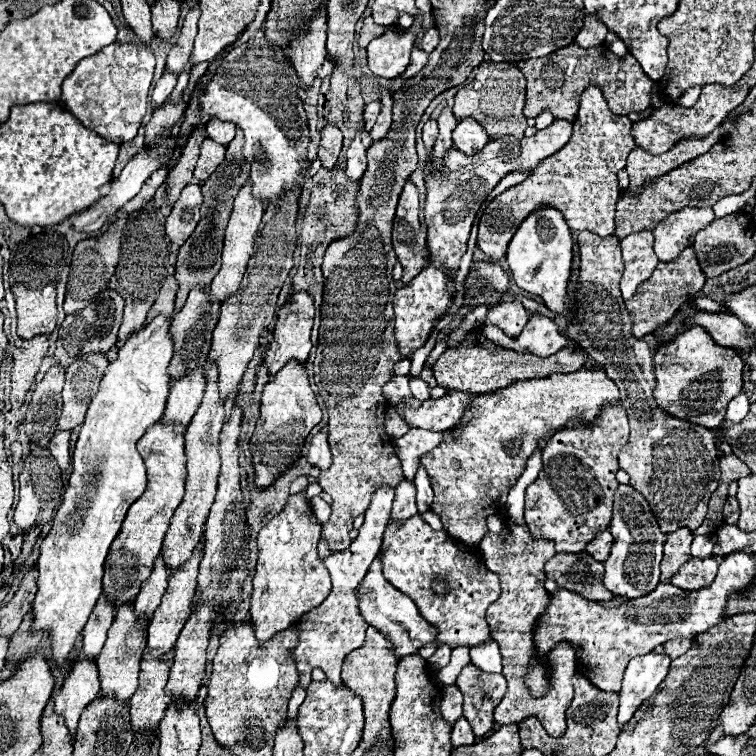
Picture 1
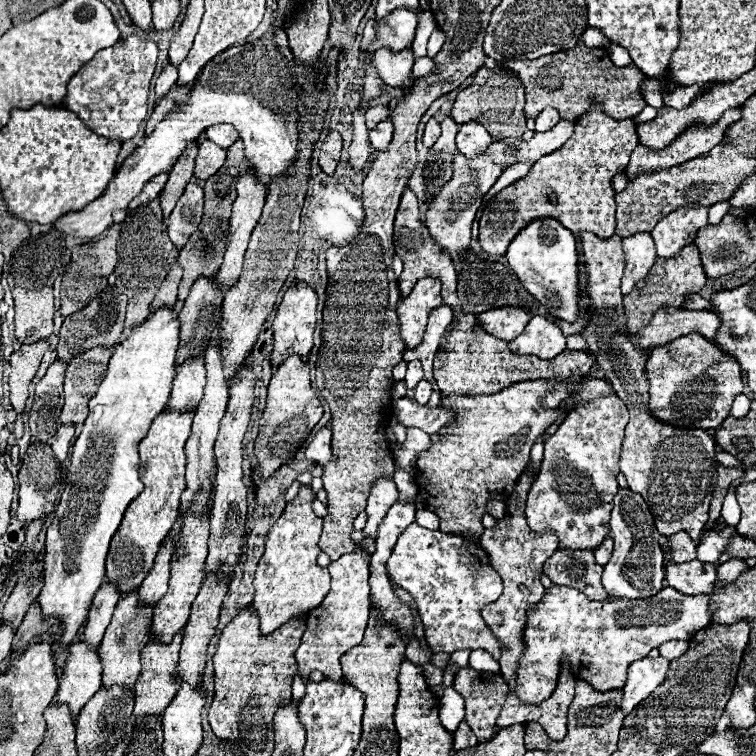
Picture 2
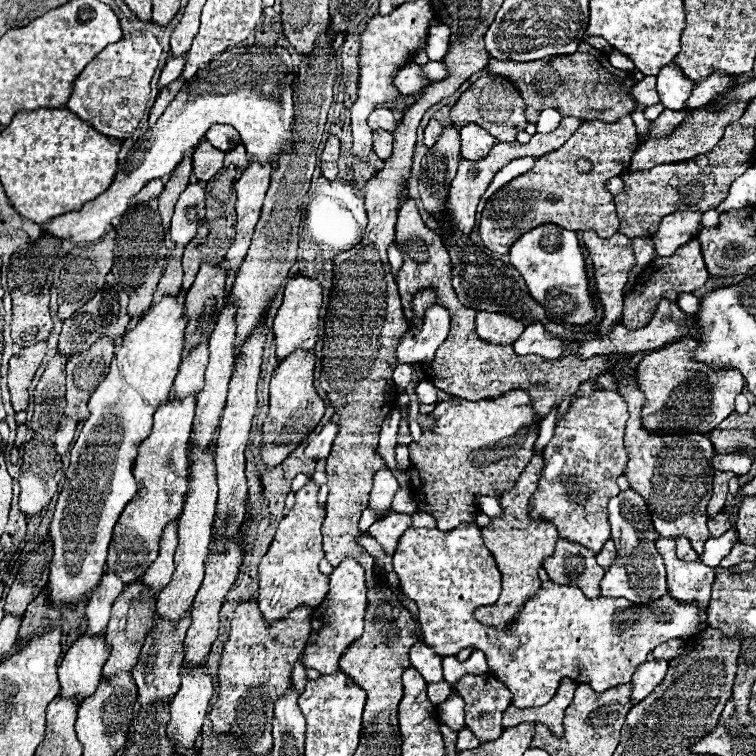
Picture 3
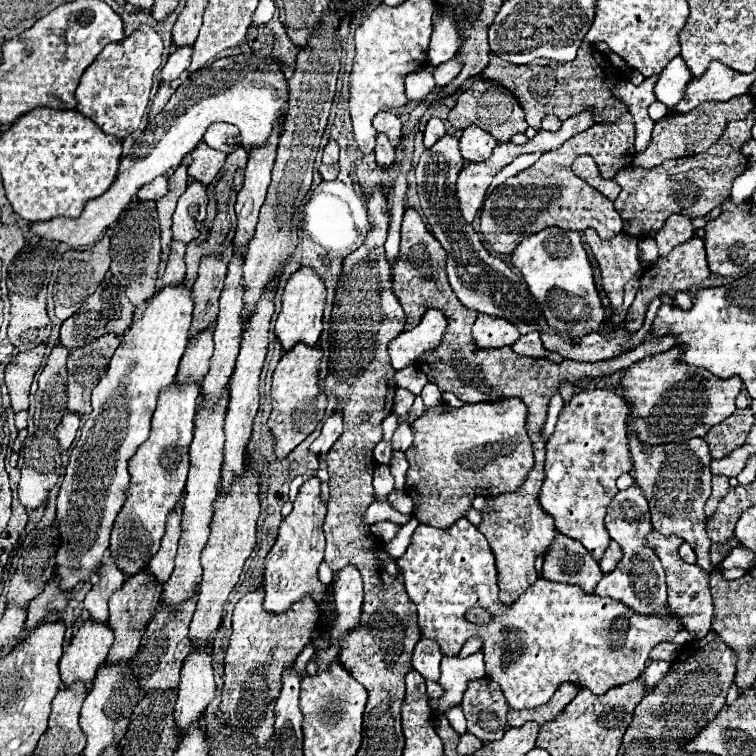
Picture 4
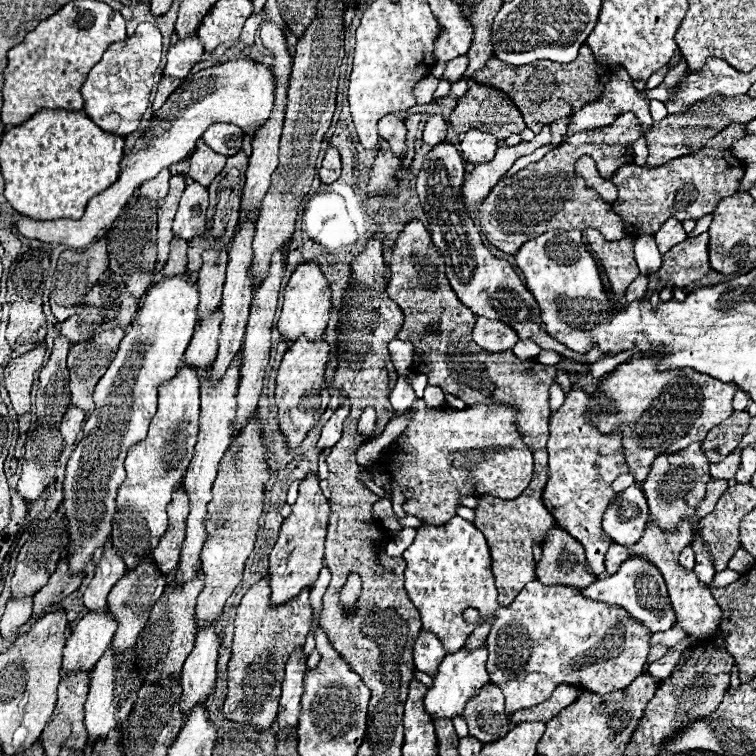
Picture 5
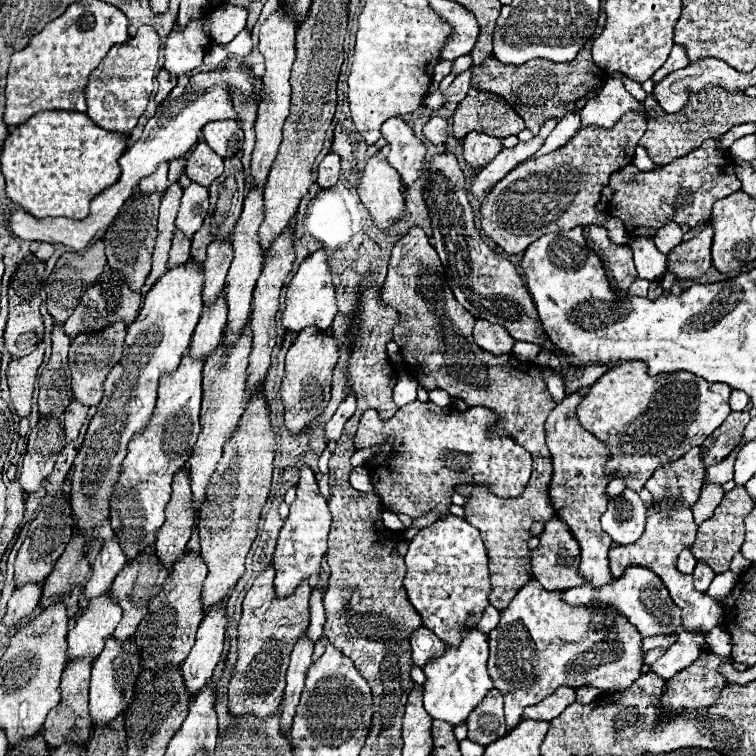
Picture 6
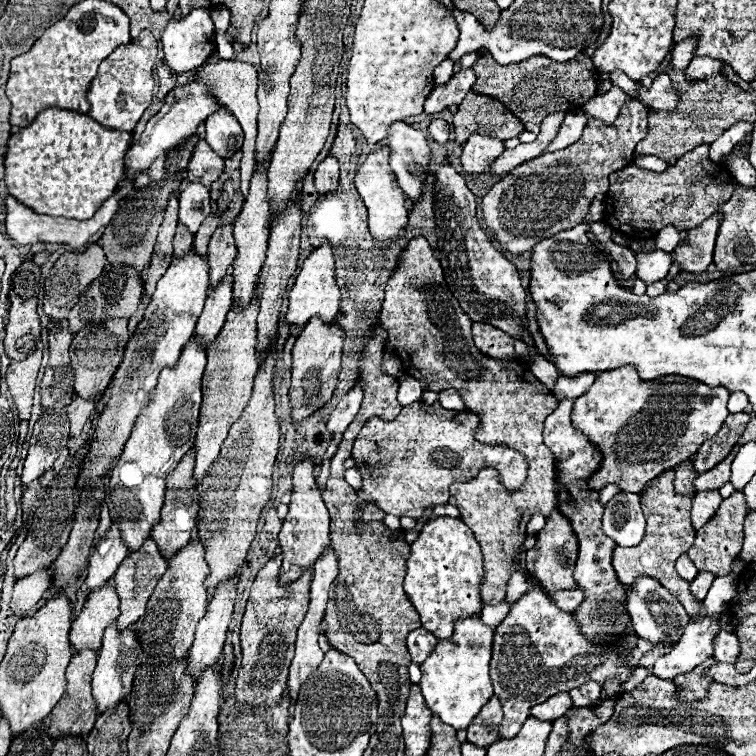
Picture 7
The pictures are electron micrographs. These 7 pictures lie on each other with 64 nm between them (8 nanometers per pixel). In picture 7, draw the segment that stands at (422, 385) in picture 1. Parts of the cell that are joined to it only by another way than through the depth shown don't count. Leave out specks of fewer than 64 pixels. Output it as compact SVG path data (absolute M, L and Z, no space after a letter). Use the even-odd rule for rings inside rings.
M448 388L444 392L440 392L440 404L446 408L446 410L456 410L456 412L466 412L466 404L464 400L460 398L460 394L454 392L454 388Z

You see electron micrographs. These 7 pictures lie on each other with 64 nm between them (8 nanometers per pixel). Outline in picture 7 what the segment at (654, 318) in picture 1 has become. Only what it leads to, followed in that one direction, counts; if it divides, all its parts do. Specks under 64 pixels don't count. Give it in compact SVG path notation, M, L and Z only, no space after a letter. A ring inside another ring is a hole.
M716 212L708 220L704 220L704 224L700 224L698 228L688 230L686 240L672 252L672 260L680 264L680 270L700 274L712 264L720 220L722 214Z

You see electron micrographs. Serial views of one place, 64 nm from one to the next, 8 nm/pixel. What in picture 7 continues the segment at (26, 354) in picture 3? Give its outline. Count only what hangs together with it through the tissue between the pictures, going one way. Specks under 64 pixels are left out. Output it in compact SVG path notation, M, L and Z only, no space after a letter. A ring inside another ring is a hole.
M36 350L26 360L12 362L8 372L6 372L8 388L10 388L10 394L14 398L20 420L30 418L32 396L34 396L36 376L38 376L38 370L40 370L40 360L42 360L42 350Z

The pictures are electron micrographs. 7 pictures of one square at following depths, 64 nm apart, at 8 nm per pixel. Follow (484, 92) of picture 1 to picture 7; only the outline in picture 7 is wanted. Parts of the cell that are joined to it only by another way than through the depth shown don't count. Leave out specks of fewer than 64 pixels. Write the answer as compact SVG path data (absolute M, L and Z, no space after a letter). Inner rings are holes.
M468 92L468 96L458 106L458 112L454 114L454 132L458 144L464 144L472 132L508 140L516 138L522 130L524 124L492 96Z

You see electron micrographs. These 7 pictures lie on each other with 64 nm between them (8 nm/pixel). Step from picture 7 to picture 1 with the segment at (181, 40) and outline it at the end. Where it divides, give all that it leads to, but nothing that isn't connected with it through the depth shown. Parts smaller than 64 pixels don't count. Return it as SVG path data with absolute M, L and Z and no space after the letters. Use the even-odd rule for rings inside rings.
M166 70L166 72L162 74L162 78L156 82L154 90L152 90L152 100L154 100L154 104L156 104L156 106L164 104L166 98L172 94L174 86L176 86L176 76L172 76L172 72Z

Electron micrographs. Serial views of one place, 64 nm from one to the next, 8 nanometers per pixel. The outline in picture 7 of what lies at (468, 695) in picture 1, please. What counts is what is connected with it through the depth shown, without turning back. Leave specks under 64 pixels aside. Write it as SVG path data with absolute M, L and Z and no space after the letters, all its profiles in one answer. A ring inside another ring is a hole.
M492 696L468 726L468 742L488 748L498 740L500 722L502 722L502 706L500 706L500 700Z

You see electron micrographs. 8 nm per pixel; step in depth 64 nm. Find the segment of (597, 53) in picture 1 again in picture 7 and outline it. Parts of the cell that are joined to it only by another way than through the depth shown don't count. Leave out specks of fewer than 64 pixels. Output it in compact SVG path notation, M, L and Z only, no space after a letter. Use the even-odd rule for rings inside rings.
M584 52L568 62L556 62L546 56L530 56L528 60L508 66L500 66L490 54L484 54L472 68L476 72L472 92L500 100L516 118L522 120L526 130L534 134L538 134L540 122L548 114L580 110L580 106L596 94L596 82L600 78L600 72L594 68L592 60L584 56Z

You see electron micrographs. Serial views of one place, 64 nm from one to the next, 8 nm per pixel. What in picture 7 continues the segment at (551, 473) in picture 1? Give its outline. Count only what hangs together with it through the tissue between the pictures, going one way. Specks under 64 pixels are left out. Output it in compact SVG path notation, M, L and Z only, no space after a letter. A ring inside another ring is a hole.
M564 400L558 404L558 408L546 418L544 422L544 444L554 452L556 456L556 472L558 472L558 504L562 514L572 522L574 534L580 542L578 560L574 568L574 582L576 588L584 588L584 600L574 610L576 622L580 624L582 636L588 636L592 644L616 644L612 638L620 638L628 632L632 632L632 622L628 616L628 610L624 610L626 604L626 588L620 584L614 568L612 568L612 552L616 544L604 536L600 520L604 506L598 504L598 492L580 488L578 482L590 478L600 464L600 452L596 446L590 444L590 440L572 428L570 424L570 412L572 412L574 400Z

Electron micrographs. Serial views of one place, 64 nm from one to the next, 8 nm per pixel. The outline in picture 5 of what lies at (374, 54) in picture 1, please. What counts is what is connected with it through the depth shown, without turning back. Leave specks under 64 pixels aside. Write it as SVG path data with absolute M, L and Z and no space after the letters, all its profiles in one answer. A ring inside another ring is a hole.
M426 76L420 84L416 84L416 88L414 88L414 96L416 96L416 102L418 104L430 104L432 102L432 96L434 96L434 92L436 92L436 88L438 88L438 78L434 78L434 76Z

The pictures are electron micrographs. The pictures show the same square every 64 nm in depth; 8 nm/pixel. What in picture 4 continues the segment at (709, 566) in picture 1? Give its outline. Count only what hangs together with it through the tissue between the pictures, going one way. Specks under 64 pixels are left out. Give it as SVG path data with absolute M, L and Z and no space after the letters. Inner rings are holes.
M652 530L652 532L648 532L646 544L662 560L662 568L664 568L666 580L668 580L668 594L672 596L672 612L676 612L676 616L680 616L684 620L684 628L690 634L698 634L698 636L708 634L712 630L712 620L714 620L708 574L704 570L700 570L696 564L686 564L680 560L680 556L678 556L678 548L682 544L680 536L662 536L656 530Z

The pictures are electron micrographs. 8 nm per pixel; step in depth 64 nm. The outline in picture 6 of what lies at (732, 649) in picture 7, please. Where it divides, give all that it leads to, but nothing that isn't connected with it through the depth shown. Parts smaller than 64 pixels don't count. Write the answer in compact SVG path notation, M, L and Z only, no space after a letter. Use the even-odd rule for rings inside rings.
M716 626L708 634L708 648L720 658L732 658L732 636L722 626Z

